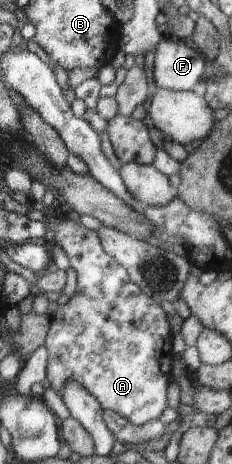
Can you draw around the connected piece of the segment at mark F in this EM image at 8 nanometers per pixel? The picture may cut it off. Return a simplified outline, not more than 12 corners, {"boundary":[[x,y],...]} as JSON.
{"boundary":[[163,36],[156,45],[157,87],[191,91],[208,61],[192,44]]}

